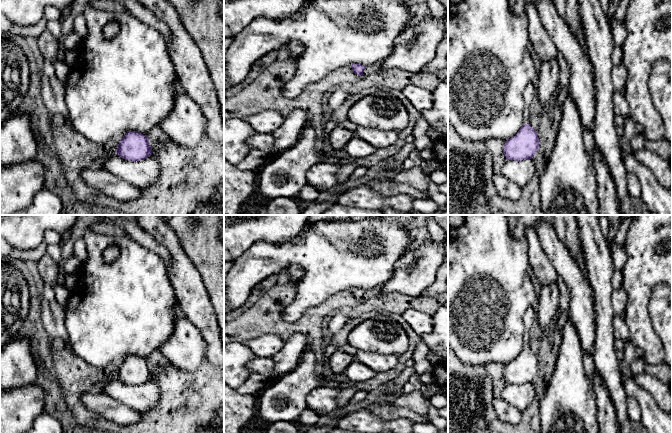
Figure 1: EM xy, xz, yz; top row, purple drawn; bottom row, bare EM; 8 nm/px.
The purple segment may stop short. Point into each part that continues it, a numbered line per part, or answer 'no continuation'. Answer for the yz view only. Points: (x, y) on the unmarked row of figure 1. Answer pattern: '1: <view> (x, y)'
1: yz (529, 316)

